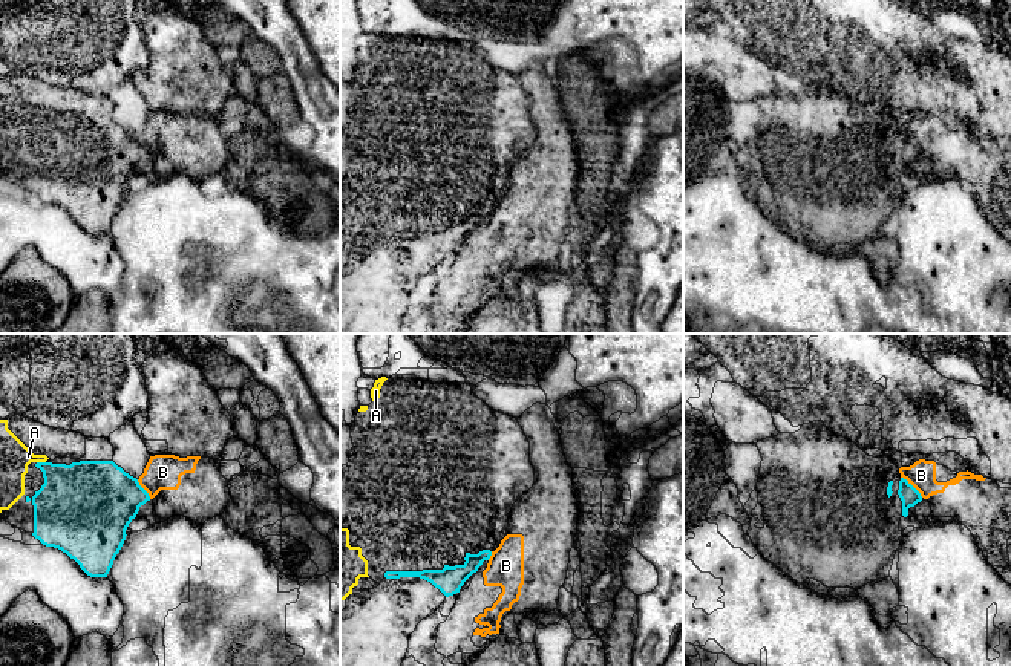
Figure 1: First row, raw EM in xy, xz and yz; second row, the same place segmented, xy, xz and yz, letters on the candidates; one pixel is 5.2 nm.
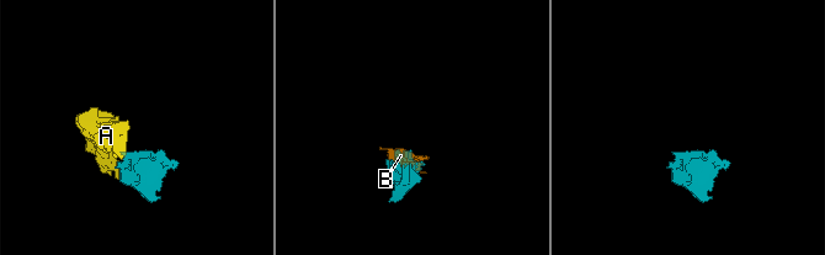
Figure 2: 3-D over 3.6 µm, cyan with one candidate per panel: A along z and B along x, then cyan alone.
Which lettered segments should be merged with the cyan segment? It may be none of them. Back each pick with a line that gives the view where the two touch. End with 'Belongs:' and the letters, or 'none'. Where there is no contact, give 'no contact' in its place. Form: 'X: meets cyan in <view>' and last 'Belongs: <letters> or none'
A: meets cyan in xy
Belongs: A

